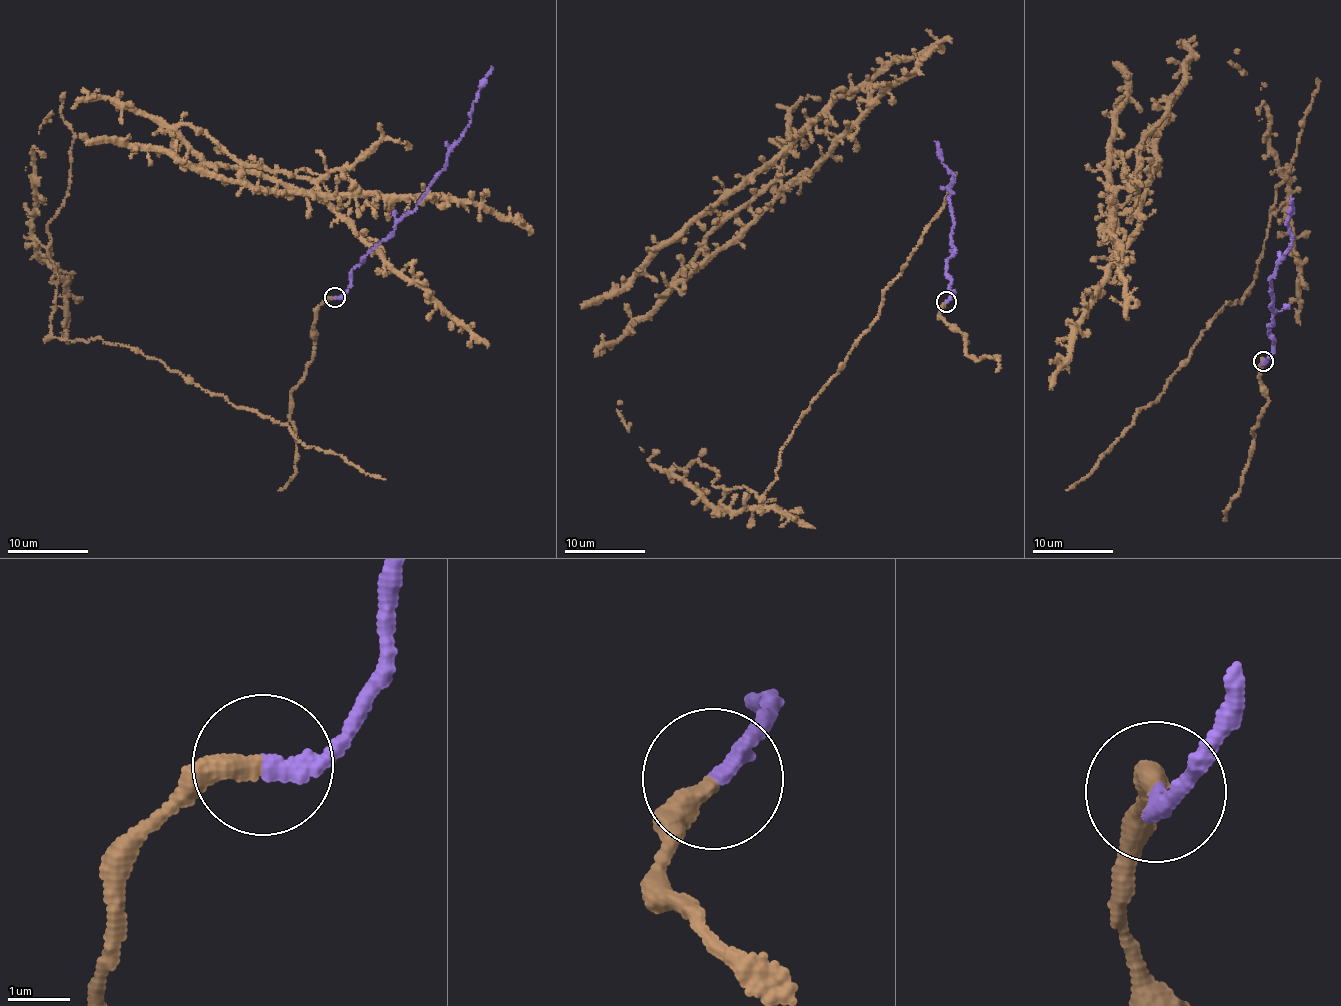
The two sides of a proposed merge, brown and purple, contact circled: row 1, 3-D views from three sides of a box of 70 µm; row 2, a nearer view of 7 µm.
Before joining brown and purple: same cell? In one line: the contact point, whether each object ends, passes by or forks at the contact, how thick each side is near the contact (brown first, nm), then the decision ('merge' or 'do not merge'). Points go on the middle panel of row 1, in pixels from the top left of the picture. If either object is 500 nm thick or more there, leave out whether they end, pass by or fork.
(946, 302) | brown ends | purple ends | 320/280 nm | merge

